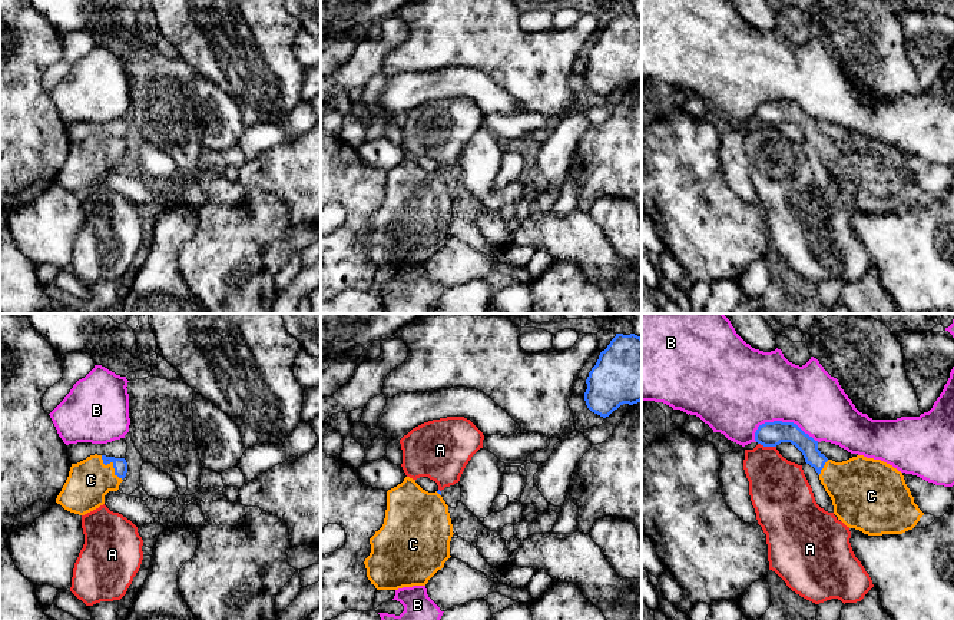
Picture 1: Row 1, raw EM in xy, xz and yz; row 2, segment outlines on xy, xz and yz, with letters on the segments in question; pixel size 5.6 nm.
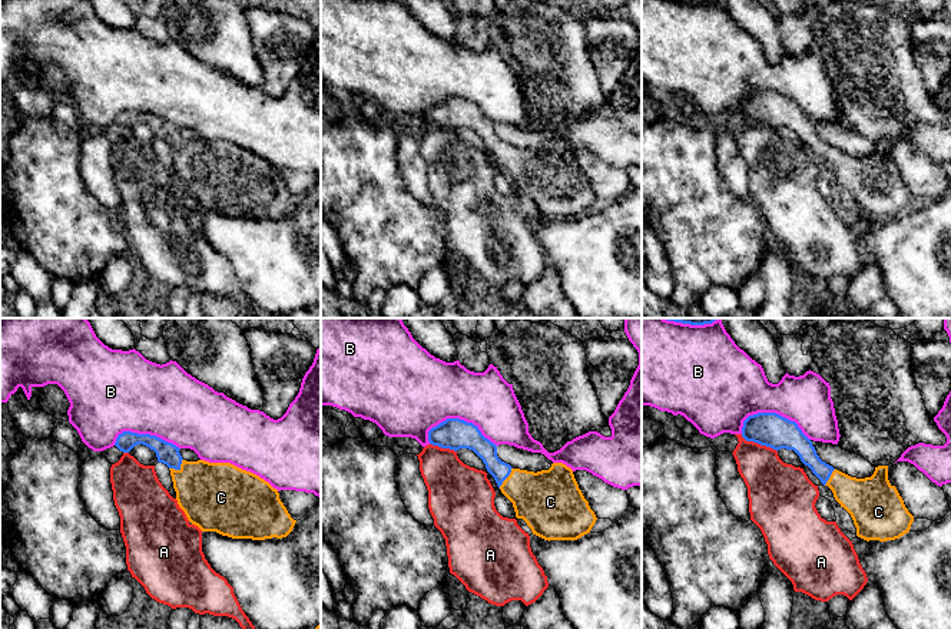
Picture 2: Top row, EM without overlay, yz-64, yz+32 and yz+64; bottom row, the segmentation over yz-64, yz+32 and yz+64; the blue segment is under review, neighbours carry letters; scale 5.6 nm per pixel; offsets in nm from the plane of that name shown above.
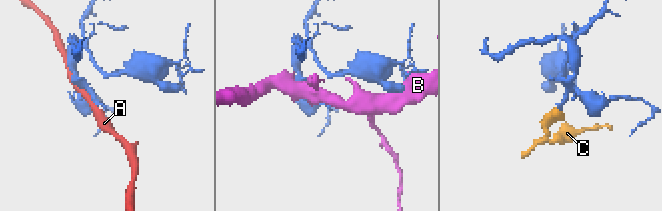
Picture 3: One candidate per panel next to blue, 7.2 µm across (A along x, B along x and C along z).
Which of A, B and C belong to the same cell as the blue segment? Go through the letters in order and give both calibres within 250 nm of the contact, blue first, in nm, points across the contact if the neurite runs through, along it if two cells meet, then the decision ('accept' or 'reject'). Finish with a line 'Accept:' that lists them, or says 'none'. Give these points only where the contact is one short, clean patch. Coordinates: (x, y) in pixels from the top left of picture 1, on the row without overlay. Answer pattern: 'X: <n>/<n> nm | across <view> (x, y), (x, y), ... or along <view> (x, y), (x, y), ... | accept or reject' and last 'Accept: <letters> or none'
A: 140/320 nm | reject
B: 140/400 nm | reject
C: 80/240 nm | across xy (119, 143), (113, 143), (90, 159) | accept
Accept: C

